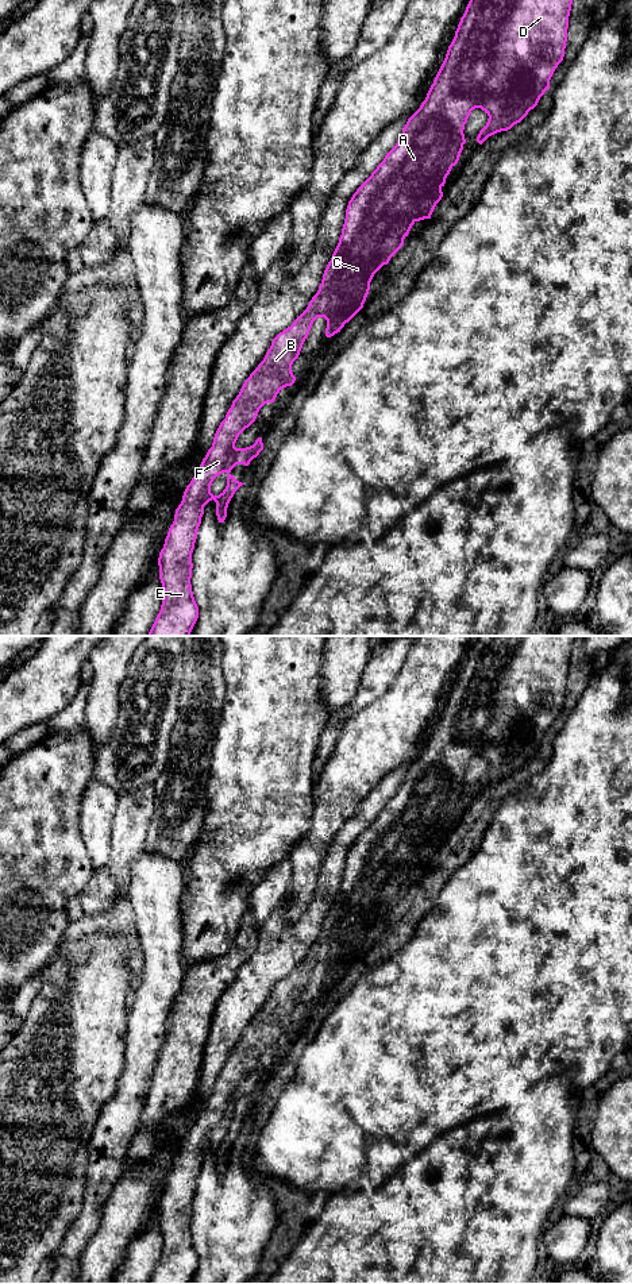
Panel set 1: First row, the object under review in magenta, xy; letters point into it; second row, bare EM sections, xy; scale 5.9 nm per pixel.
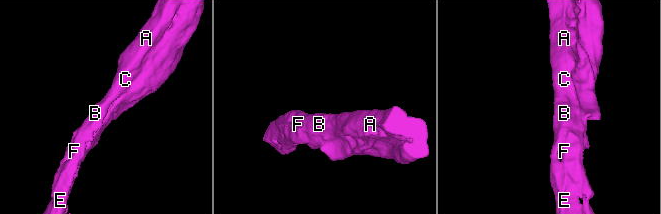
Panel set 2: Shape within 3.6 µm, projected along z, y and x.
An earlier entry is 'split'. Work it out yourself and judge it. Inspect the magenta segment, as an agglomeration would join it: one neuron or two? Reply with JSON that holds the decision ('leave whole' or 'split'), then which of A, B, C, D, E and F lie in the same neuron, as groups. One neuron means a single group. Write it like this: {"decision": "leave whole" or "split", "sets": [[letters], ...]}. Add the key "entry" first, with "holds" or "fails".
{"entry": "fails", "decision": "leave whole", "sets": [["A", "B", "C", "D", "E", "F"]]}

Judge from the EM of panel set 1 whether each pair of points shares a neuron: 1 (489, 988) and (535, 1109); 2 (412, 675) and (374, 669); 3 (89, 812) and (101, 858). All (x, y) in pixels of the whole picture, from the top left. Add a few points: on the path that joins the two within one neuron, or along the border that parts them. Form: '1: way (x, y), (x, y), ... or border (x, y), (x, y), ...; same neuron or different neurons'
1: border (555, 1074), (531, 1084), (503, 1109); different neurons
2: border (409, 650), (392, 683), (378, 697); different neurons
3: way (96, 822), (99, 847); same neuron

